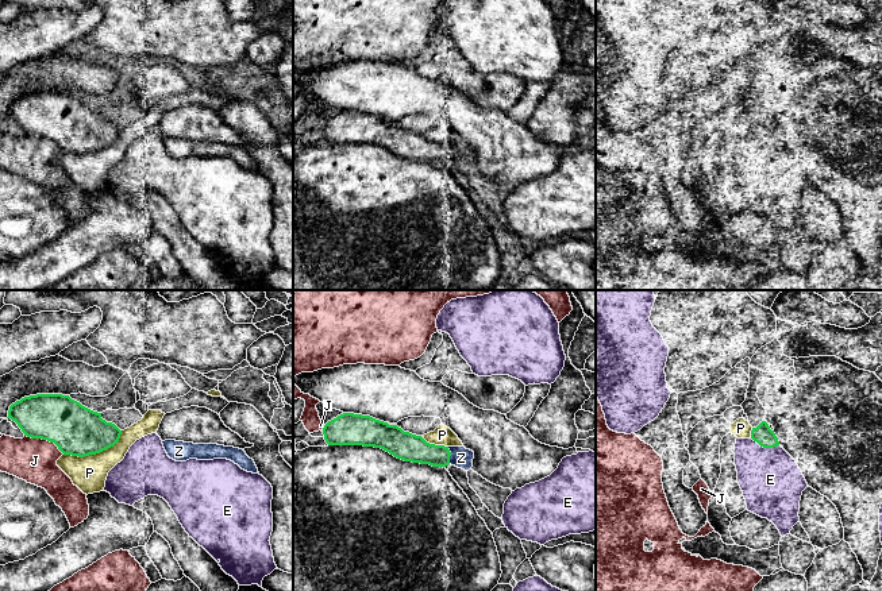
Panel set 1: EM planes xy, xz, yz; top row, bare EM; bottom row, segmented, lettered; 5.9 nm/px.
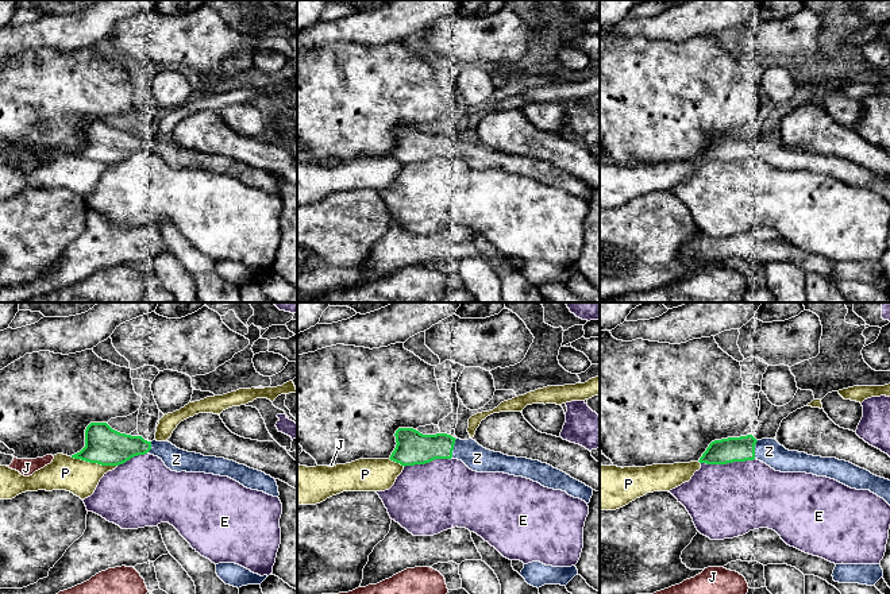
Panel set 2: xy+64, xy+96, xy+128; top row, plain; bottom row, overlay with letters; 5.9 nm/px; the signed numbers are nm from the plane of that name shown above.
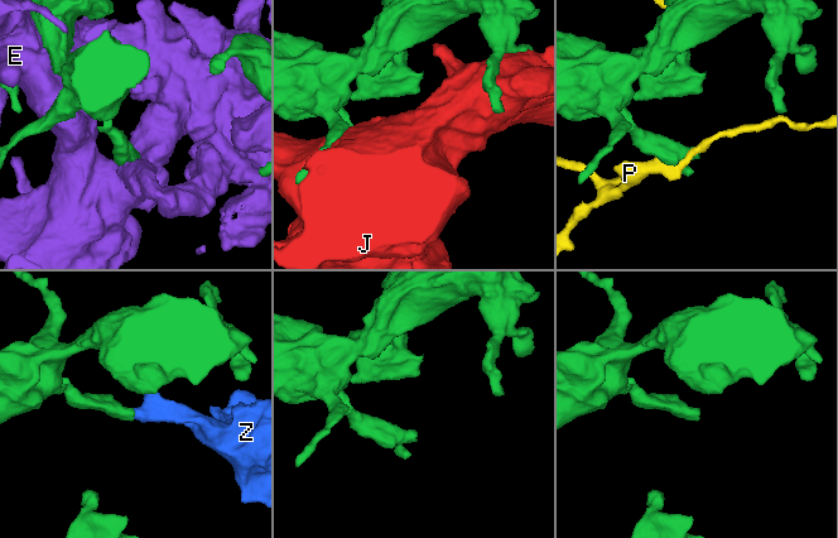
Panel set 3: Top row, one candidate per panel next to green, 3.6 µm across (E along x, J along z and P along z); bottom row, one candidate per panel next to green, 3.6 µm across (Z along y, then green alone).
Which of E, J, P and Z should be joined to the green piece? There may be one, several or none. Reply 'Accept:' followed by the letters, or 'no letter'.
Accept: Z

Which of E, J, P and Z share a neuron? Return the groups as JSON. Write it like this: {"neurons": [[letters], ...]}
{"neurons": [["E", "J"], ["P"], ["Z"]]}

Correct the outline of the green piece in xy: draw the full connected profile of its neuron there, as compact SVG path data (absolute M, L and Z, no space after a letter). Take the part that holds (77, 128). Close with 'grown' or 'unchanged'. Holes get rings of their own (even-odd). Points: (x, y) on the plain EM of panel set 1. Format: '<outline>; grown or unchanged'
M62 92L24 94L9 104L8 115L24 134L54 140L63 152L89 154L113 144L122 128L80 100Z; unchanged

